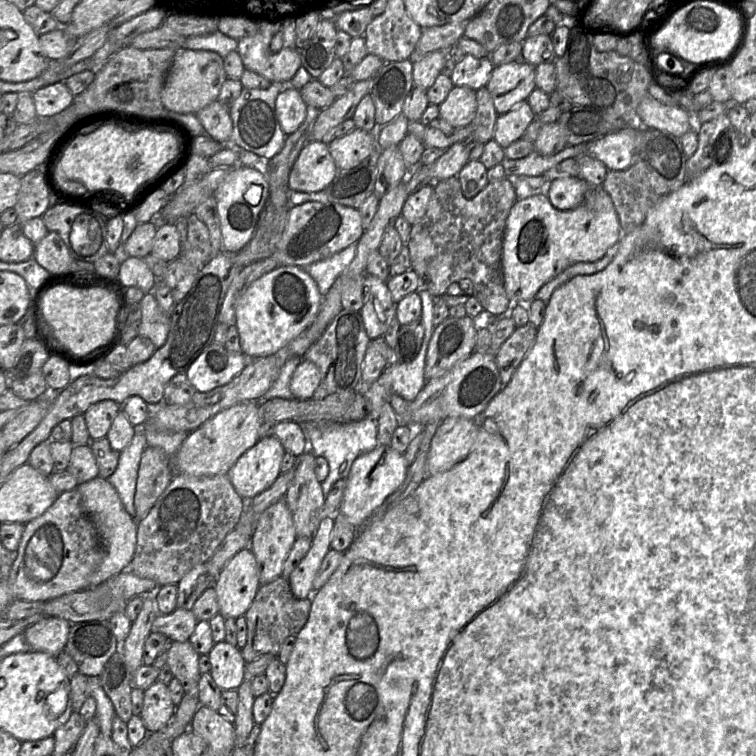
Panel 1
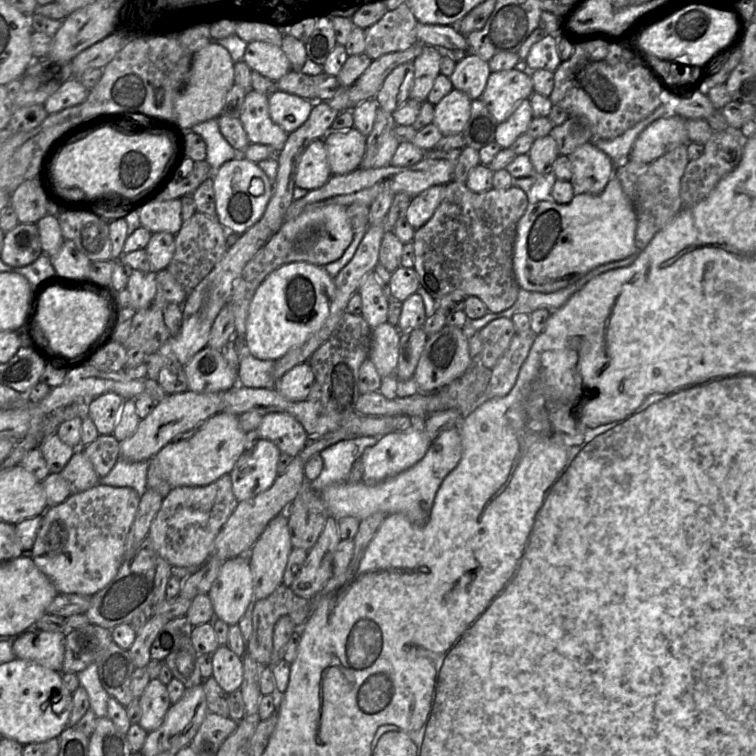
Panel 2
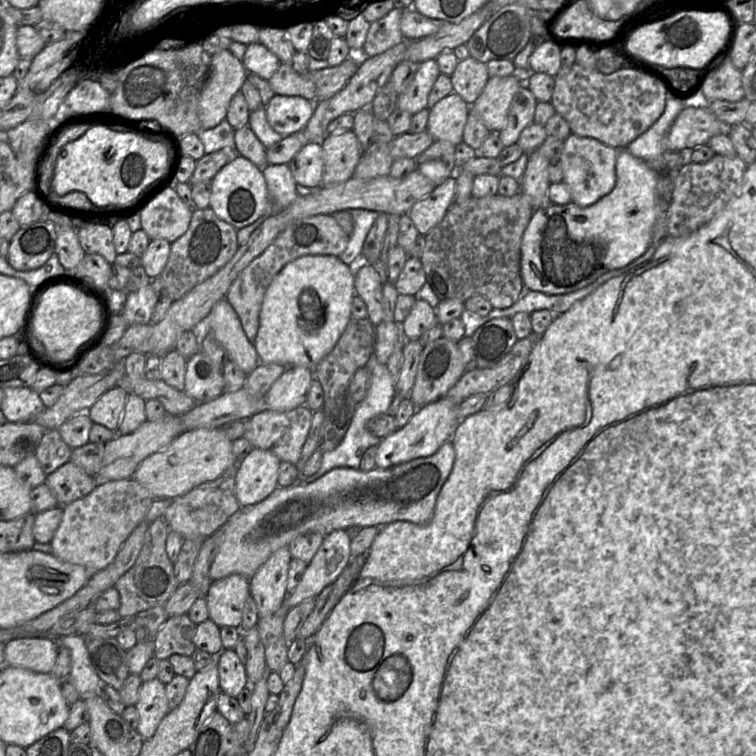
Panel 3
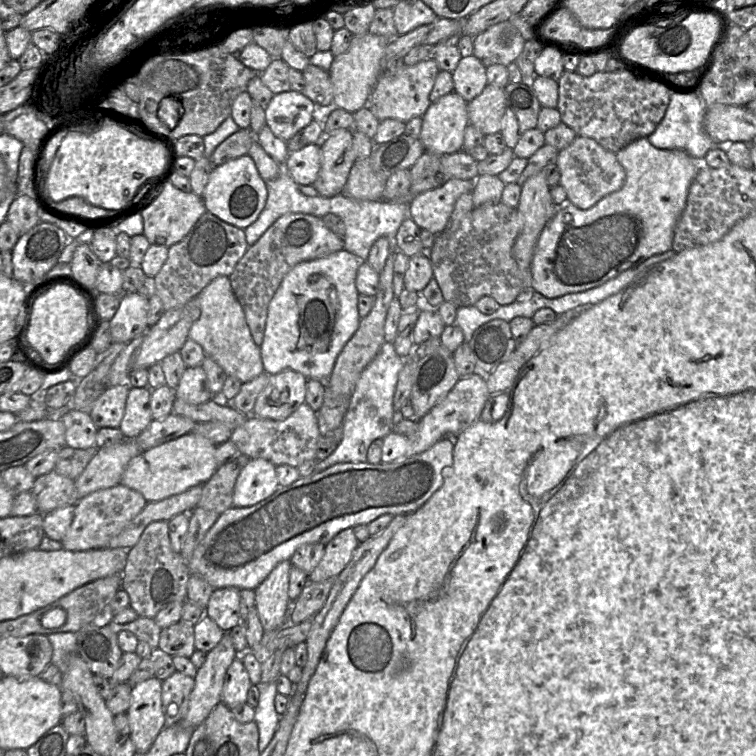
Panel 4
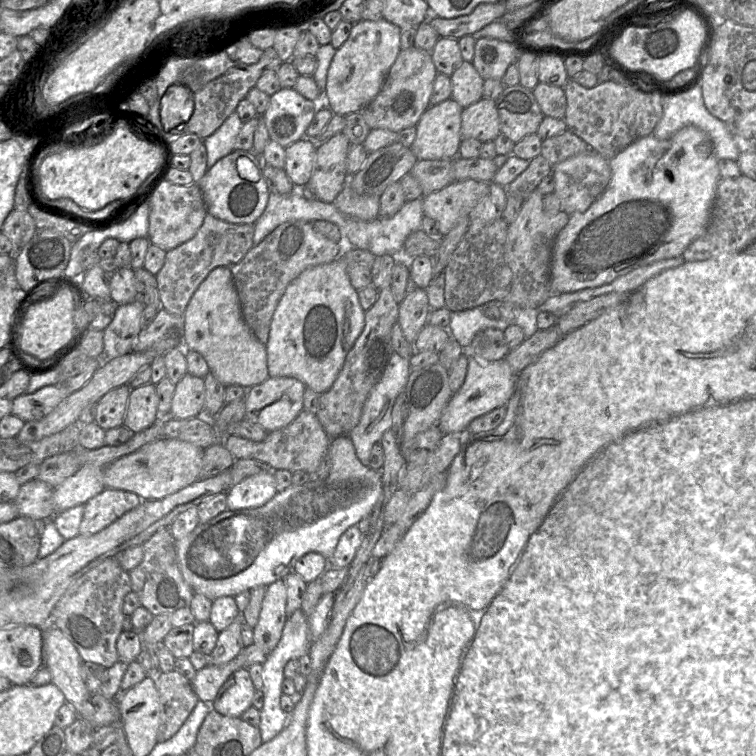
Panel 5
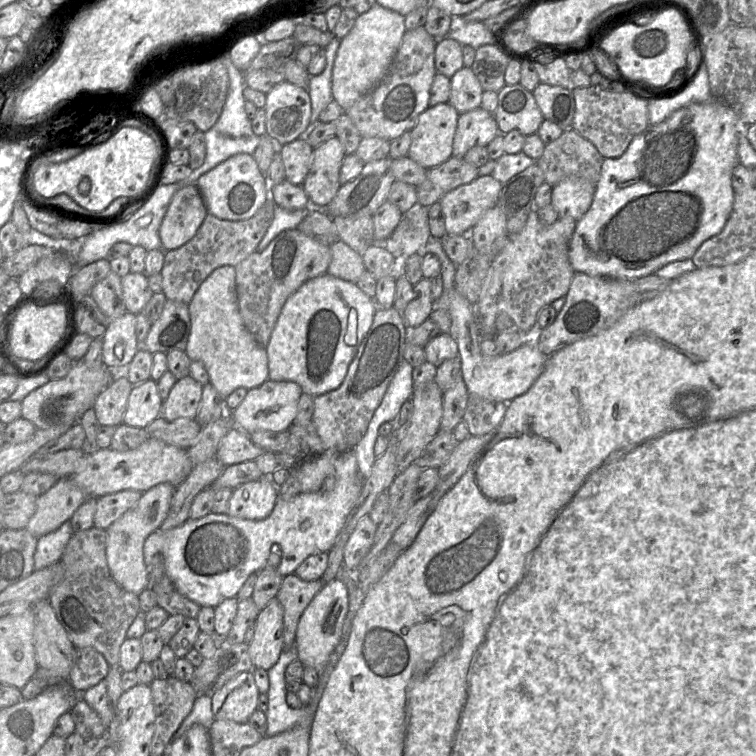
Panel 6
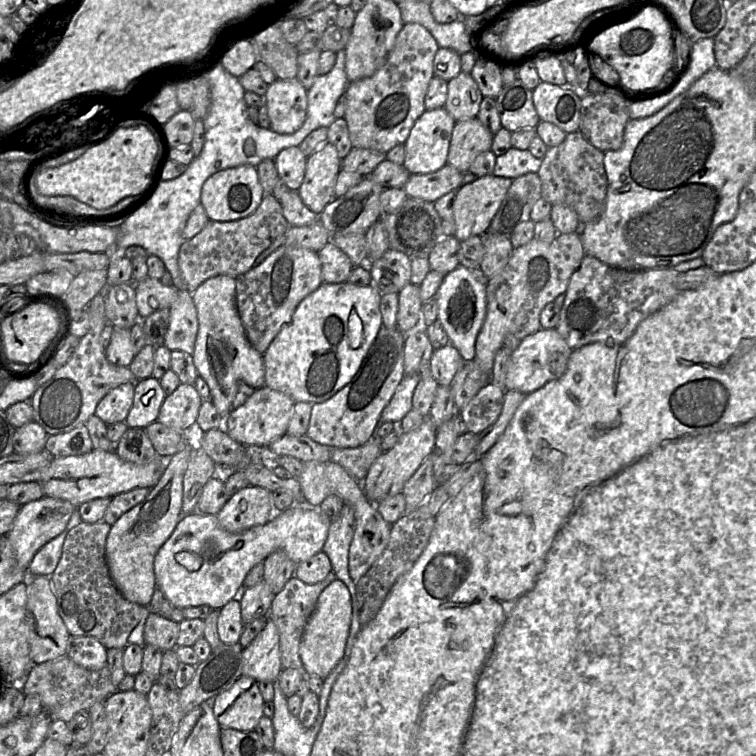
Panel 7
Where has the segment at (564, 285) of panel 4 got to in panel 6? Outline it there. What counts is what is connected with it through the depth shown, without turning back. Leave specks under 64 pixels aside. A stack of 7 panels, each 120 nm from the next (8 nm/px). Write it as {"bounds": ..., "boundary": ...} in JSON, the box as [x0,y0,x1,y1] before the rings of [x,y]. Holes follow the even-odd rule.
{"bounds":[569,100,742,280],"boundary":[[[713,100],[692,103],[671,113],[665,120],[649,125],[648,129],[637,135],[627,150],[619,158],[605,158],[601,176],[596,184],[592,204],[587,213],[577,220],[576,228],[570,241],[569,260],[576,273],[607,277],[620,280],[636,280],[650,276],[662,267],[679,260],[691,259],[697,249],[709,238],[717,235],[727,222],[734,204],[735,192],[732,187],[732,171],[738,165],[738,137],[742,124],[739,115],[726,104]]]}

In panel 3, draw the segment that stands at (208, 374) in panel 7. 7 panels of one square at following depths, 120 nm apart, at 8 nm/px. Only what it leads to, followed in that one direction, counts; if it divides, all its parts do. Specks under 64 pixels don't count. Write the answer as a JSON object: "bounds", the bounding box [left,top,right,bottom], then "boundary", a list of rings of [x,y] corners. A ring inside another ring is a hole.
{"bounds":[203,298,262,375],"boundary":[[[226,298],[213,306],[203,330],[214,336],[224,348],[227,359],[235,362],[247,375],[262,363],[244,332],[238,314]]]}

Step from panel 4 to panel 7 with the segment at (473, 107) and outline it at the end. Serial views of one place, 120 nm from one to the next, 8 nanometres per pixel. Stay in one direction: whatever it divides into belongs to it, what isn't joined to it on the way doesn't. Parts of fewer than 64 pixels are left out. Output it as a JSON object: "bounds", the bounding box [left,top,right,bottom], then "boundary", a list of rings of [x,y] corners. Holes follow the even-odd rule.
{"bounds":[447,118,493,173],"boundary":[[[478,118],[457,121],[452,132],[447,164],[462,173],[468,172],[480,153],[491,150],[493,137]]]}

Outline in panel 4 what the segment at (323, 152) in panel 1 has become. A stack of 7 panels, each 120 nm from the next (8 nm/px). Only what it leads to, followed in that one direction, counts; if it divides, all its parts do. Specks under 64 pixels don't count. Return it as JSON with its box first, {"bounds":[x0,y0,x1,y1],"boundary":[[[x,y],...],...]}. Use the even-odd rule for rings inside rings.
{"bounds":[285,143,321,185],"boundary":[[[319,143],[308,144],[300,150],[289,152],[285,164],[298,185],[312,185],[321,167]]]}

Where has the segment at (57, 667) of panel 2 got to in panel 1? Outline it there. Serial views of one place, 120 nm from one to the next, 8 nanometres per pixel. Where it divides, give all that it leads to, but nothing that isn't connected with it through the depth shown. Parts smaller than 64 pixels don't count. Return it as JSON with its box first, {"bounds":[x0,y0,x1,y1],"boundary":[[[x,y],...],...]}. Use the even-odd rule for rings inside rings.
{"bounds":[23,616,71,656],"boundary":[[[46,616],[27,628],[23,635],[34,651],[58,656],[65,650],[71,623],[56,616]]]}

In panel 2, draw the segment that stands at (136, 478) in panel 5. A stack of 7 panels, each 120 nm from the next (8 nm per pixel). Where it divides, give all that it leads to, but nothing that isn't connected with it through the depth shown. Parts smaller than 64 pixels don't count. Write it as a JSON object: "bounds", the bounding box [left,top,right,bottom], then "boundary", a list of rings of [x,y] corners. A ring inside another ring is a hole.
{"bounds":[151,412,245,487],"boundary":[[[219,412],[201,423],[192,432],[175,439],[163,447],[151,463],[160,465],[163,478],[174,487],[207,486],[225,474],[230,474],[240,456],[245,452],[245,435],[239,416]]]}

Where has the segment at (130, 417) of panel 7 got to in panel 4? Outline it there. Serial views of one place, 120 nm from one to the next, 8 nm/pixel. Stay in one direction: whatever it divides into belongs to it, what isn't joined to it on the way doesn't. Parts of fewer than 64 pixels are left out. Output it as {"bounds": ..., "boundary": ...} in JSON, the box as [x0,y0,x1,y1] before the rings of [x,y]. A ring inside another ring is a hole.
{"bounds":[119,387,152,439],"boundary":[[[130,387],[124,417],[119,428],[126,439],[135,439],[152,422],[151,389]]]}

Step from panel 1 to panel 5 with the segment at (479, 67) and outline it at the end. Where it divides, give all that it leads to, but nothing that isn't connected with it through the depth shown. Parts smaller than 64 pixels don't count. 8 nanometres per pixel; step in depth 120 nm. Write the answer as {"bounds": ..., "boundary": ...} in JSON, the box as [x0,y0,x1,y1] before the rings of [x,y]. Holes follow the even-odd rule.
{"bounds":[450,61,484,108],"boundary":[[[463,61],[450,76],[452,96],[462,108],[483,98],[484,80],[471,62]]]}

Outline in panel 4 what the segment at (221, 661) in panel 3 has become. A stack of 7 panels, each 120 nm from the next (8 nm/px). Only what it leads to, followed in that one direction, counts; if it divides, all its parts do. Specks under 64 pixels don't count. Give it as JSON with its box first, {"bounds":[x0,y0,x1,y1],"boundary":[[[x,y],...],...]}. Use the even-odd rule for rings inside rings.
{"bounds":[221,655,251,708],"boundary":[[[238,655],[227,669],[221,692],[221,702],[229,708],[245,703],[251,685],[248,671]]]}

